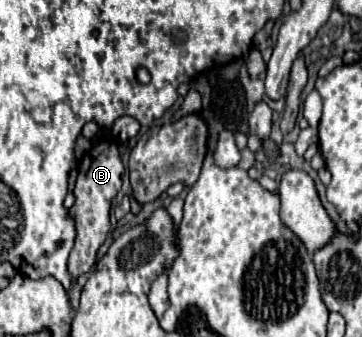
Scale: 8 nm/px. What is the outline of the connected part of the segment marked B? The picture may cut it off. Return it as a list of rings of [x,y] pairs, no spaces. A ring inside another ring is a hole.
[[[102,141],[94,145],[90,149],[90,155],[86,155],[80,165],[76,187],[74,187],[76,203],[70,209],[70,217],[74,219],[76,231],[78,231],[76,241],[74,241],[74,251],[70,253],[70,259],[68,259],[68,271],[72,279],[88,273],[96,261],[96,253],[110,231],[112,199],[122,187],[122,175],[124,175],[124,165],[122,165],[118,147],[112,141]]]

